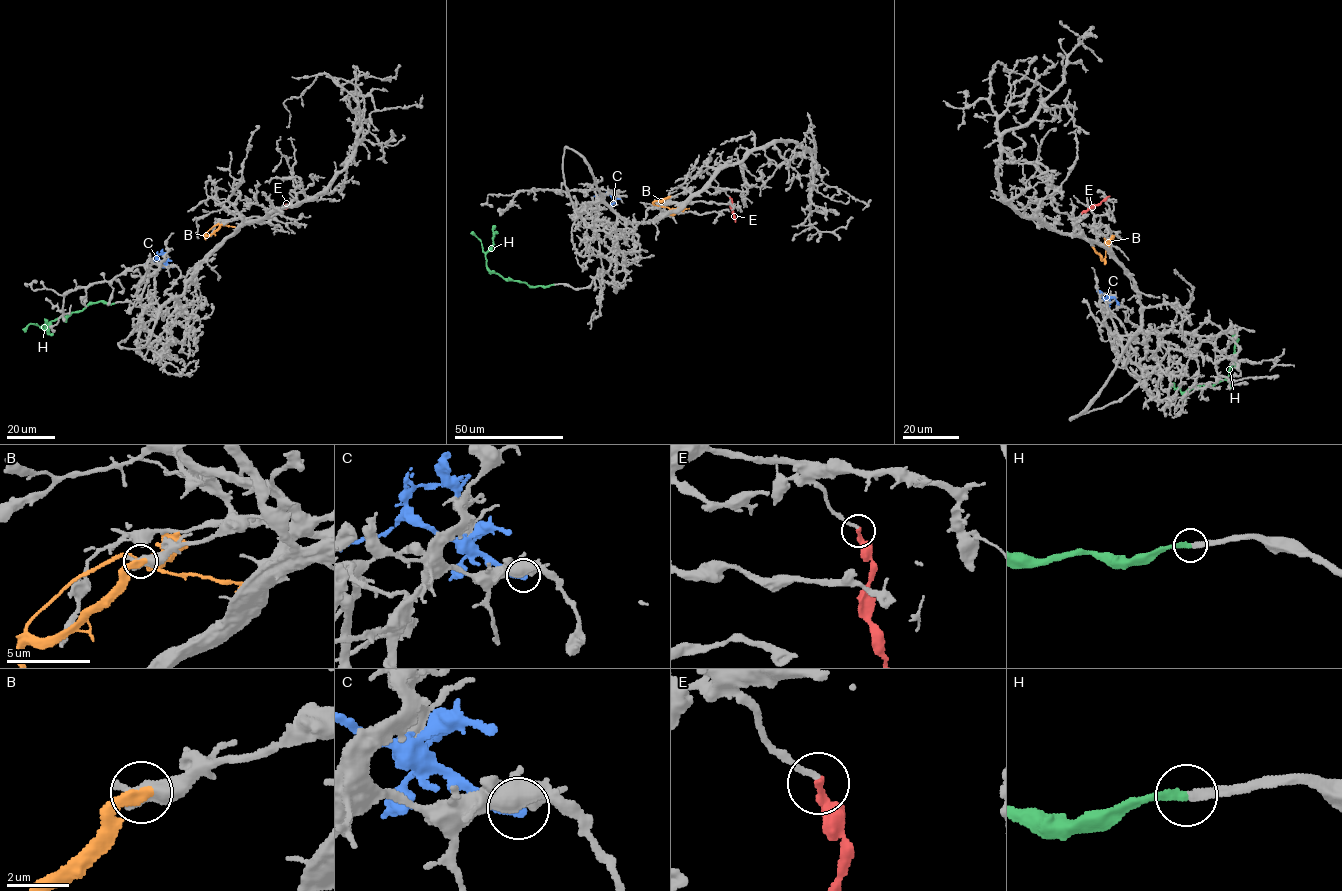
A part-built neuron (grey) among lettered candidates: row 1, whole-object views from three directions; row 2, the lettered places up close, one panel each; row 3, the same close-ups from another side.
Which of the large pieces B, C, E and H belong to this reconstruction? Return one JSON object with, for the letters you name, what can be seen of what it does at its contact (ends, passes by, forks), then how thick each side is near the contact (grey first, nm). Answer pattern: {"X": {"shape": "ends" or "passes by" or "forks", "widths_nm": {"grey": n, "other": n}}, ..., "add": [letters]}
{"E": {"shape": "ends", "widths_nm": {"grey": 180, "other": 260}}, "H": {"shape": "ends", "widths_nm": {"grey": 280, "other": 280}}, "add": ["E", "H"]}

